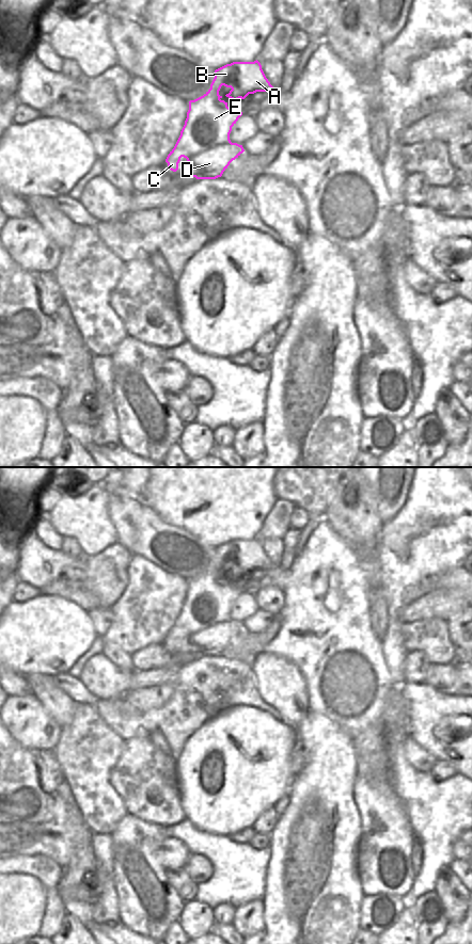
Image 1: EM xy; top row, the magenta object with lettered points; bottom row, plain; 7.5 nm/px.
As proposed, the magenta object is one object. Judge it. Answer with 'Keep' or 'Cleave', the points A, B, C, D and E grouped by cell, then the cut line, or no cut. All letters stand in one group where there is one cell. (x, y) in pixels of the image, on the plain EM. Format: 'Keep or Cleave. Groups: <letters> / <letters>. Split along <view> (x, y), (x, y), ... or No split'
Cleave. Groups: A B C E / D. Split along xy (231, 620), (218, 622), (199, 630), (188, 639)

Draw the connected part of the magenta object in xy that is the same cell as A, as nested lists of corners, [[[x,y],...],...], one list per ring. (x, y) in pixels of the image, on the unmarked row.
[[[233,540],[215,548],[210,566],[201,575],[189,579],[185,603],[174,626],[168,633],[168,645],[176,650],[180,636],[189,640],[194,634],[218,623],[231,621],[232,605],[242,593],[239,587],[231,587],[219,573],[221,564],[231,565],[225,574],[237,578],[249,572],[278,567],[266,556],[261,541]]]

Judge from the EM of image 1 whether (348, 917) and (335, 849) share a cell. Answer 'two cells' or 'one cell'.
one cell

